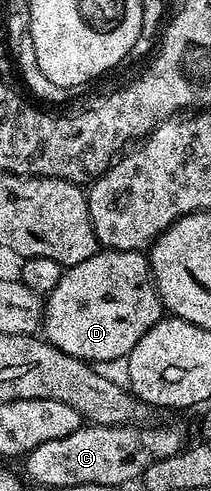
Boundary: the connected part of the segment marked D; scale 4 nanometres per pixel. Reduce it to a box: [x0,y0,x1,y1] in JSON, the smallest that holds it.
[43,248,163,362]

